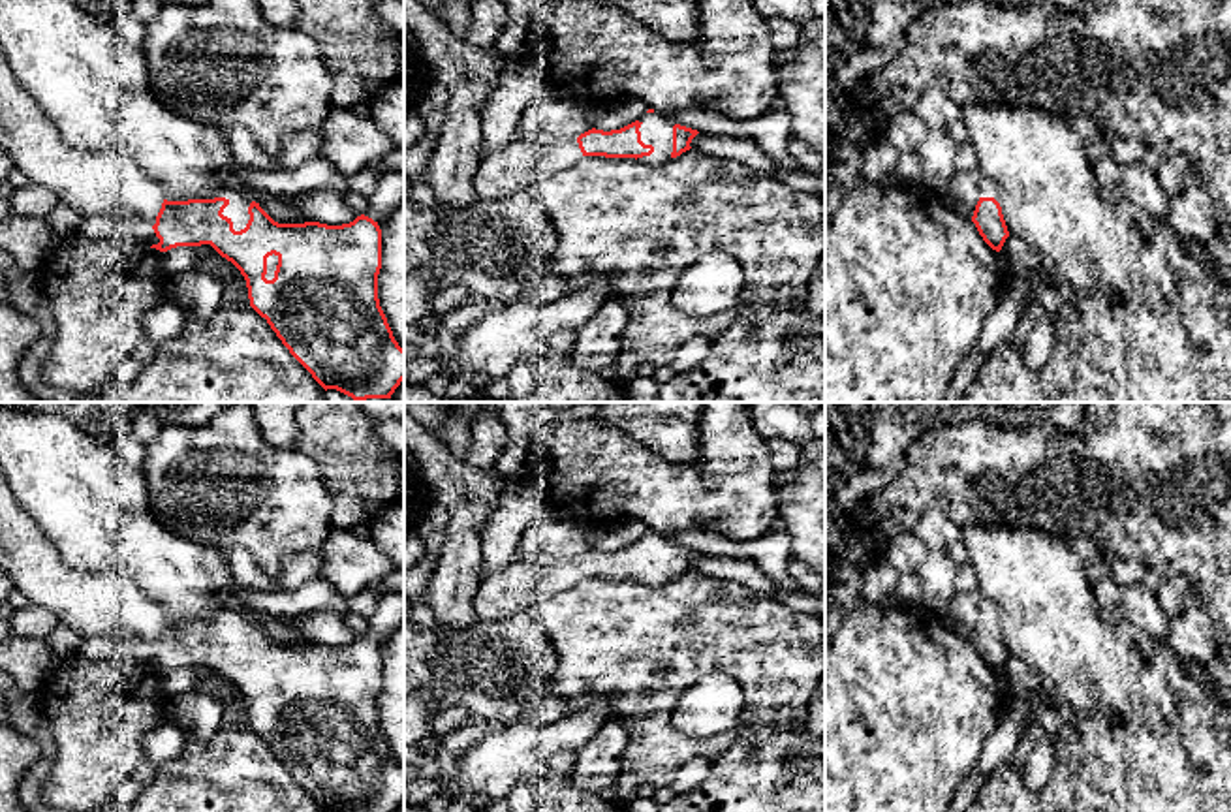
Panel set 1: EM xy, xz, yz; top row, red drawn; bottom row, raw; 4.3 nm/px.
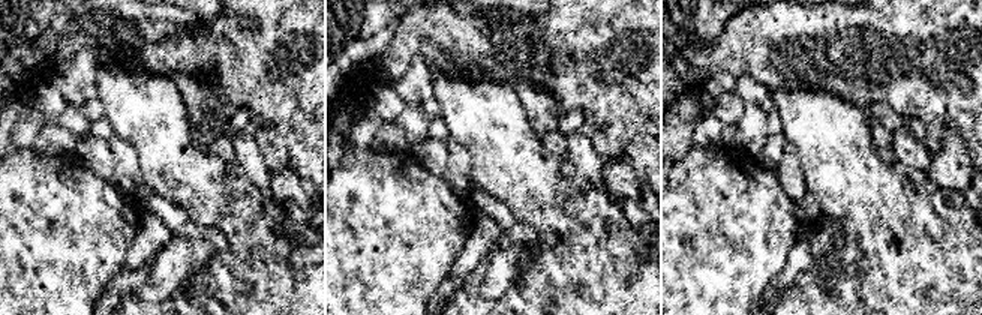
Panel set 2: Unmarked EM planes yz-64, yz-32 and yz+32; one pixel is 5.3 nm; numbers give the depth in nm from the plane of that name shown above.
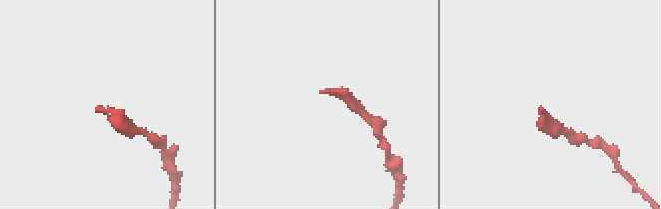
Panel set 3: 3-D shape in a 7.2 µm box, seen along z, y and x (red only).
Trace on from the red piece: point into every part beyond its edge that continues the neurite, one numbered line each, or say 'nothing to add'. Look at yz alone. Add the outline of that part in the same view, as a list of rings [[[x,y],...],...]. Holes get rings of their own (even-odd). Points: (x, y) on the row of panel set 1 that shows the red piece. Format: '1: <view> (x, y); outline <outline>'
1: yz (987, 187); outline [[[985,175],[981,177],[979,195],[981,195],[981,197],[994,197],[994,199],[1000,203],[1000,207],[1002,207],[1002,190],[1000,190],[1000,186],[996,184],[994,179],[985,177]]]

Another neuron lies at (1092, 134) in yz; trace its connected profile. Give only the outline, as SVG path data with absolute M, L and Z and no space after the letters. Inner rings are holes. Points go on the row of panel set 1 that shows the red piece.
M1084 115L1071 117L1069 124L1081 137L1090 164L1101 158L1111 158L1109 147L1105 141L1105 132L1111 130L1109 126L1094 118L1088 118Z

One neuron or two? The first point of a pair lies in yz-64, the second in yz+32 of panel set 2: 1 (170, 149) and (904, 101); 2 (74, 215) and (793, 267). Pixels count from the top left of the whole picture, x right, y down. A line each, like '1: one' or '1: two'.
1: two
2: two

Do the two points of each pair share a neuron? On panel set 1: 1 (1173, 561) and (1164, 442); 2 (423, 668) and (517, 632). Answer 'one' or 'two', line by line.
1: one
2: one

